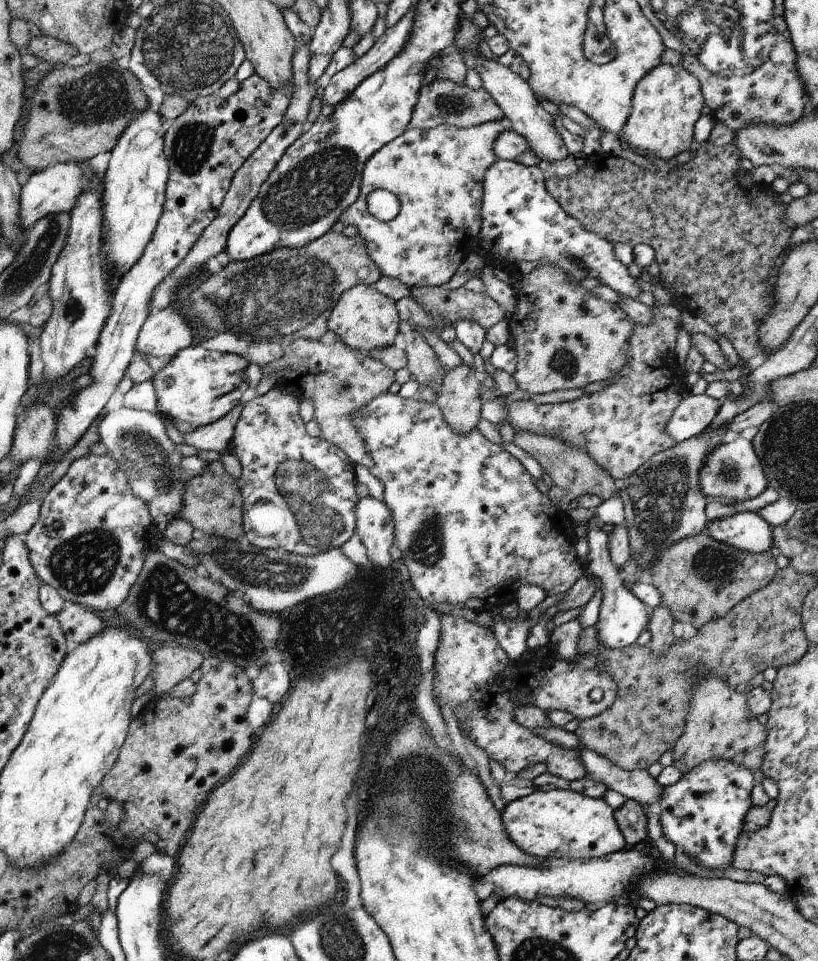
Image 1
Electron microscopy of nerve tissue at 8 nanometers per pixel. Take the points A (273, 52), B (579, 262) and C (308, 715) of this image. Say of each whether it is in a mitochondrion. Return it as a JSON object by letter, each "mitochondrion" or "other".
{"A":"other","B":"mitochondrion","C":"other"}

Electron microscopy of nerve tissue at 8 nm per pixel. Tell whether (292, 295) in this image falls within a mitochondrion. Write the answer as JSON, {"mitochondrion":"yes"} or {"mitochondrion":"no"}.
{"mitochondrion":"yes"}

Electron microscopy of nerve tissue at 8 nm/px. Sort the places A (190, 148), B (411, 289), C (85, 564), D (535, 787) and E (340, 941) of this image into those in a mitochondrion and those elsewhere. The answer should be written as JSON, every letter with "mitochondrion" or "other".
{"A":"mitochondrion","B":"other","C":"mitochondrion","D":"other","E":"mitochondrion"}

